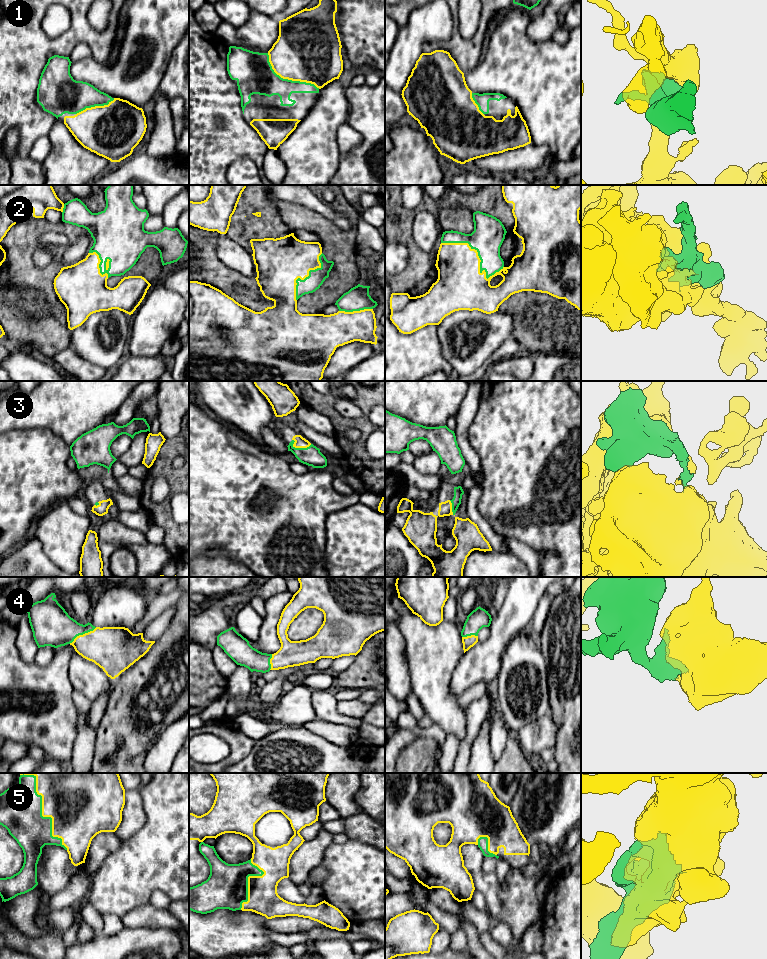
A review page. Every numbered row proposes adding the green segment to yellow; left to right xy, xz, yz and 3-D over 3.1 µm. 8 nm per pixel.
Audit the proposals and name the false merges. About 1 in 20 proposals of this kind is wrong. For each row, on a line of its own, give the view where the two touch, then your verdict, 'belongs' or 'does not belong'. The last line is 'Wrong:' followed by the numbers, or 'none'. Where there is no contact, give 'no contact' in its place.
1: meets yellow in xz; belongs
2: meets yellow in yz; belongs
3: meets yellow in xz; belongs
4: meets yellow in xy; belongs
5: meets yellow in xy; belongs
Wrong: none

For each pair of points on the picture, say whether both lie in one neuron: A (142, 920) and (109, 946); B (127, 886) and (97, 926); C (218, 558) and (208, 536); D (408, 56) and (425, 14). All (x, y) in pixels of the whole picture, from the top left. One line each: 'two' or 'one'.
A: two
B: two
C: two
D: one

